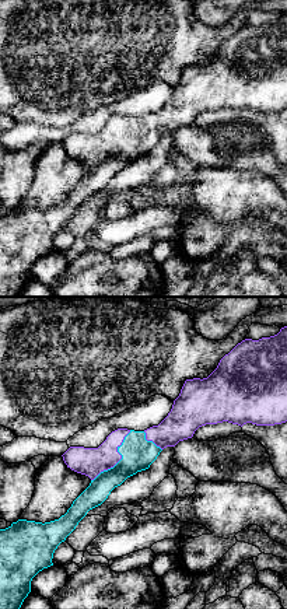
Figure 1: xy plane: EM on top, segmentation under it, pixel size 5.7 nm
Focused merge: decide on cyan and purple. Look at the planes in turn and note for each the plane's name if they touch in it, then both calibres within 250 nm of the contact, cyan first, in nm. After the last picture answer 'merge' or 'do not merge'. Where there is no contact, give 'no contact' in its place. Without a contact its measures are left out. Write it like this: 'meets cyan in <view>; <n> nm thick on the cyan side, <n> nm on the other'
meets cyan in xy; 190 nm thick on the cyan side, 160 nm on the other

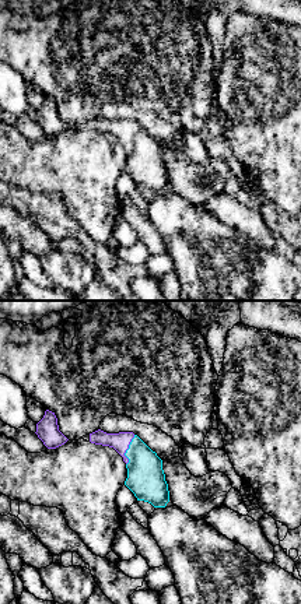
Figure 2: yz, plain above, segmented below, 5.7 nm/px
meets cyan in yz; 220 nm thick on the cyan side, 100 nm on the other

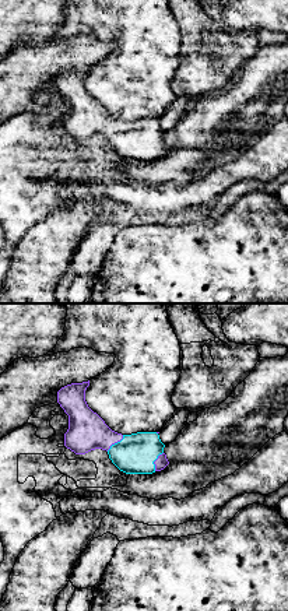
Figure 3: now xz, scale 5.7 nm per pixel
meets cyan in xz; 220 nm thick on the cyan side, 220 nm on the other

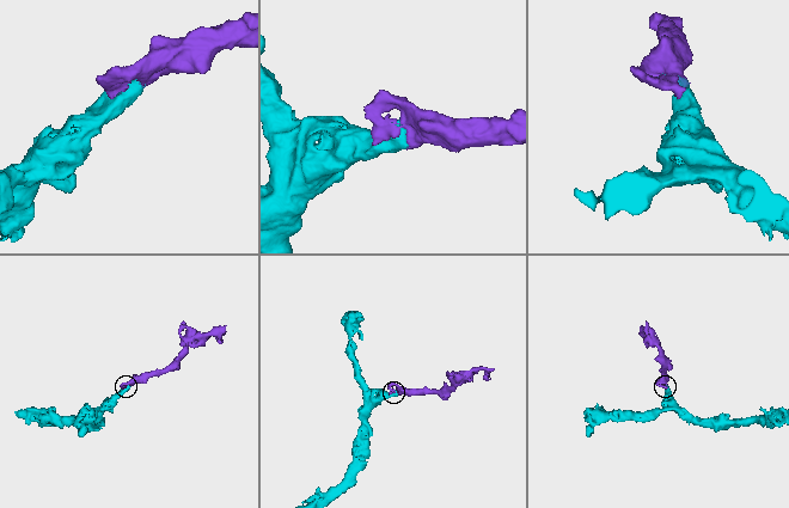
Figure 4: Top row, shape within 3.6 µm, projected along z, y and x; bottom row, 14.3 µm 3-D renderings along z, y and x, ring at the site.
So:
merge

